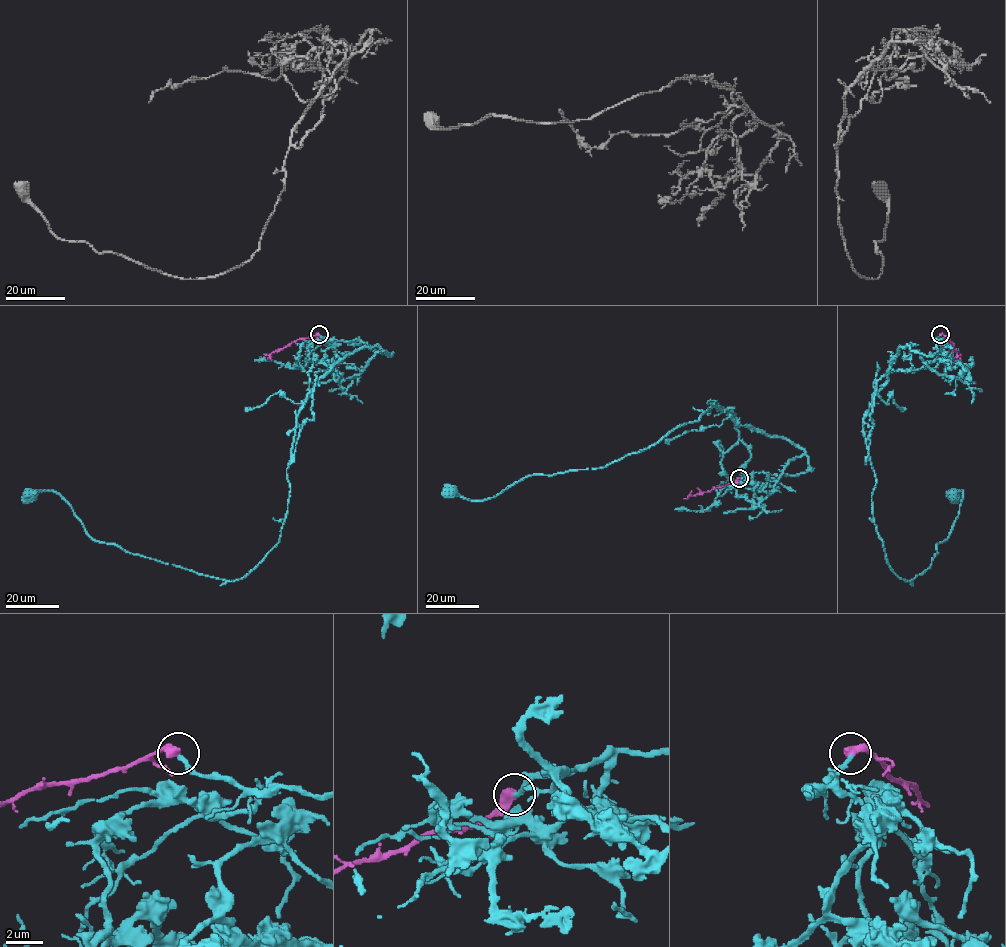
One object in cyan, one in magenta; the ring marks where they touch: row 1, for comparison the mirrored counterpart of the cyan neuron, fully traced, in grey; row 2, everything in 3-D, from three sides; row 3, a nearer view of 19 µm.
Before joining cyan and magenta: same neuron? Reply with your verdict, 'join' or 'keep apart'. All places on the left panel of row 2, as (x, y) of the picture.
join

